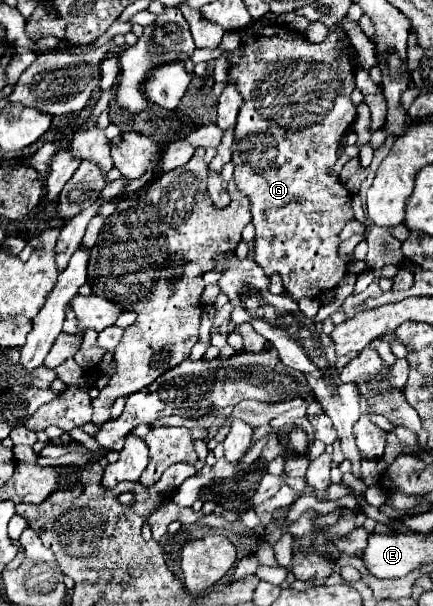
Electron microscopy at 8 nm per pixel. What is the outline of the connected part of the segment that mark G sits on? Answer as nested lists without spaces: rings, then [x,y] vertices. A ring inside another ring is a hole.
[[[257,18],[249,24],[249,28],[243,32],[243,36],[245,36],[245,40],[239,46],[239,50],[229,54],[229,78],[227,78],[227,82],[235,84],[241,98],[245,100],[241,110],[239,110],[239,118],[237,118],[237,126],[235,126],[235,142],[233,142],[235,174],[233,176],[235,176],[237,188],[245,196],[249,196],[249,200],[251,200],[251,214],[253,214],[253,226],[255,226],[255,262],[265,270],[267,276],[273,272],[279,272],[279,276],[283,278],[285,290],[293,300],[299,300],[303,296],[319,296],[321,292],[333,290],[337,286],[337,282],[347,274],[347,264],[337,256],[337,248],[339,248],[341,228],[349,220],[353,220],[351,196],[349,196],[347,188],[341,184],[341,180],[337,176],[329,176],[327,170],[331,166],[335,166],[335,162],[339,158],[339,140],[357,116],[357,108],[351,102],[351,92],[355,88],[355,66],[347,54],[335,52],[337,42],[339,42],[339,32],[331,32],[321,44],[315,44],[315,42],[309,42],[303,34],[299,34],[297,30],[293,30],[289,26],[281,26],[281,24],[267,26],[267,24],[263,24],[261,18]]]

